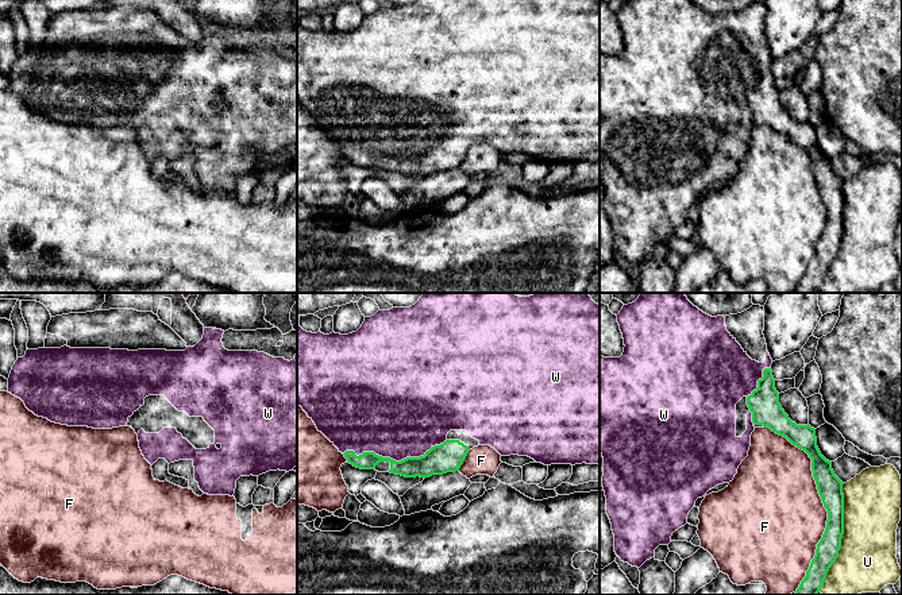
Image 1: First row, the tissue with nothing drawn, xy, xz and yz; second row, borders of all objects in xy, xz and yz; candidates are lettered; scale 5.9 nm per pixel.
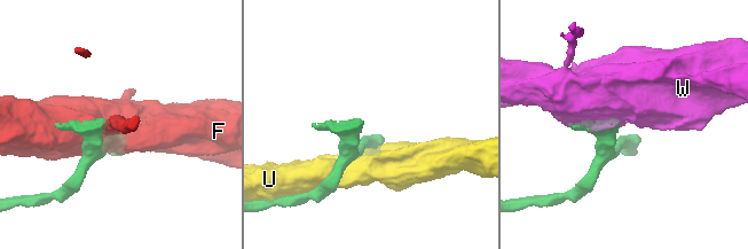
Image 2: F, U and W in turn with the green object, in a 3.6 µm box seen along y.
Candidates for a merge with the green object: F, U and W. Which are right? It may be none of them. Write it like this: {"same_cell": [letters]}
{"same_cell": ["W"]}

